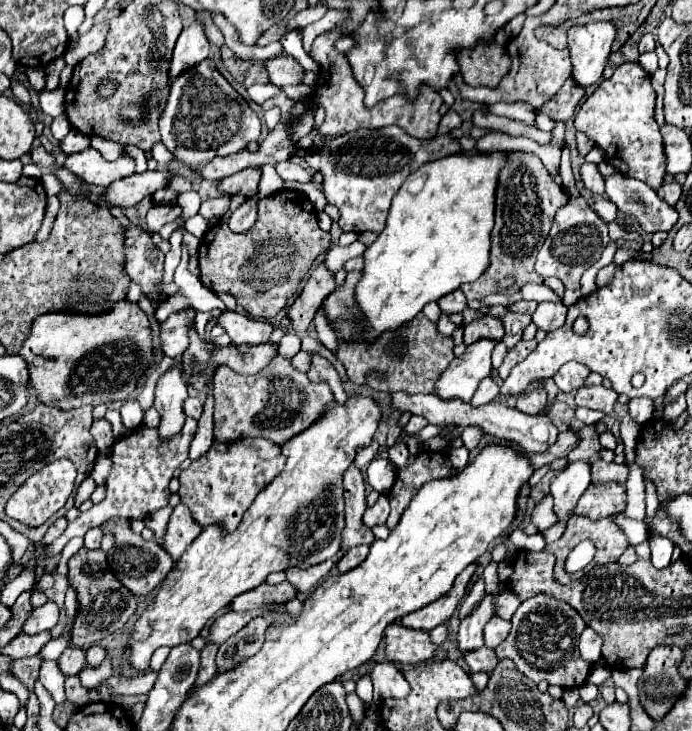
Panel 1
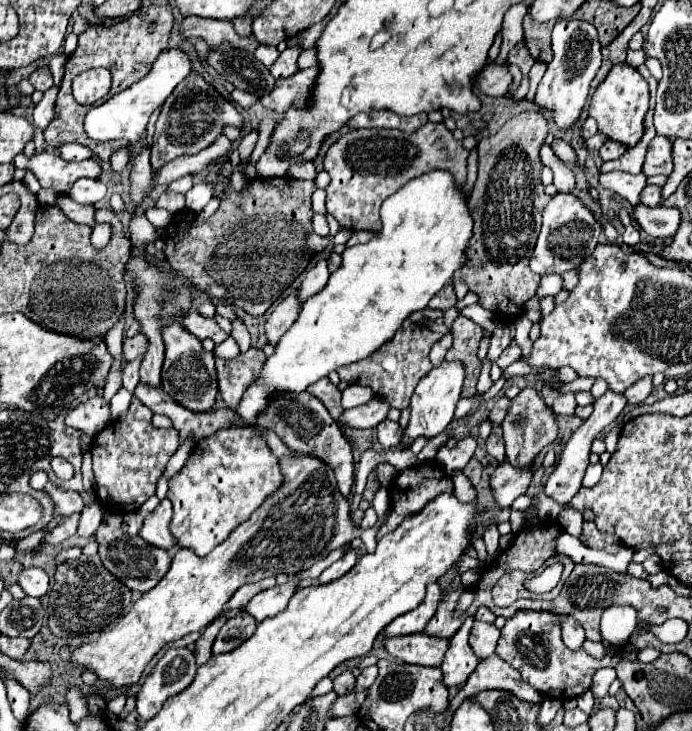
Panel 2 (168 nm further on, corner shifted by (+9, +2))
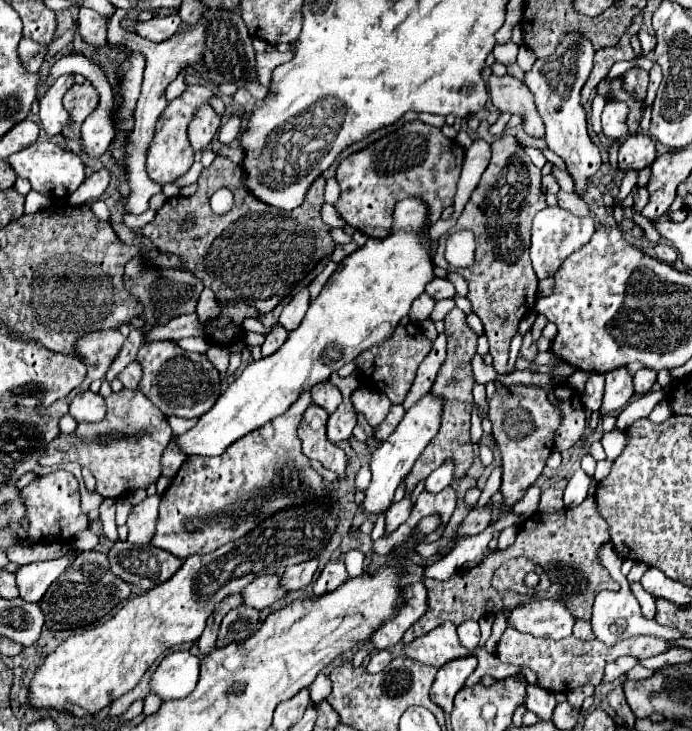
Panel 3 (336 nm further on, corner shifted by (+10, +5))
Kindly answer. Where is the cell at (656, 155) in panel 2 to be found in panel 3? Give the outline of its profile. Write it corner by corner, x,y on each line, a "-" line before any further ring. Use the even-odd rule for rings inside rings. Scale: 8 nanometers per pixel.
629,135
619,147
619,169
645,169
655,161
655,143
647,135

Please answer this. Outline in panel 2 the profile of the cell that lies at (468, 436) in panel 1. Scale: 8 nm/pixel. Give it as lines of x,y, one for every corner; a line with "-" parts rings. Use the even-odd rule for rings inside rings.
466,436
462,440
458,440
458,444
452,450
438,450
436,460
440,462
440,466
446,474
452,474
454,470
462,470
468,464
468,460
474,454
474,448
476,448
476,438

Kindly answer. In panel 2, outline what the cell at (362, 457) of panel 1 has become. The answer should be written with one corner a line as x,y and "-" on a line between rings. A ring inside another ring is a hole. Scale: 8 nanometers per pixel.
320,378
318,382
308,386
308,392
312,396
316,396
328,408
332,418
340,424
340,418
342,418
342,412
344,412
342,404
340,404
340,390
328,378

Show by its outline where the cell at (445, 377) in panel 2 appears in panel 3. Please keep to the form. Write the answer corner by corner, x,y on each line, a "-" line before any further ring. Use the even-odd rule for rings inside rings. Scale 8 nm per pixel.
431,393
423,395
403,417
403,421
399,423
399,427
395,429
393,435
389,435
371,455
369,467
371,467
371,483
365,489
365,499
361,503
363,513
367,515
379,515
385,513
391,503
393,503
393,495
397,491
397,487
401,485
401,481
407,477
407,473
413,469
415,461
419,459
419,455
423,453
423,449
429,445
429,441
437,435
437,429
441,425
441,397
433,397

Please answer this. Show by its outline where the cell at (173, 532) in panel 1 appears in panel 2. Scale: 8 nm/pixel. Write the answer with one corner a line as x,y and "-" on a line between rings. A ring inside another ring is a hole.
168,498
160,502
160,506
144,518
144,524
140,528
140,536
158,548
174,550
178,546
178,540
170,532
170,520
172,520
172,504

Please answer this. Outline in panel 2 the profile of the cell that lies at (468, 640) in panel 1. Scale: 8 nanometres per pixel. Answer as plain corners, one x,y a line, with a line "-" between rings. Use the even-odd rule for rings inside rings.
468,616
464,620
462,628
456,630
454,636
448,638
450,644
448,644
448,650
446,650
442,666
440,666
440,670
444,672
444,684
448,688
462,686
468,680
470,672
474,670
474,664
478,664
478,658
474,656
474,650
468,644
472,624
474,624
474,618

